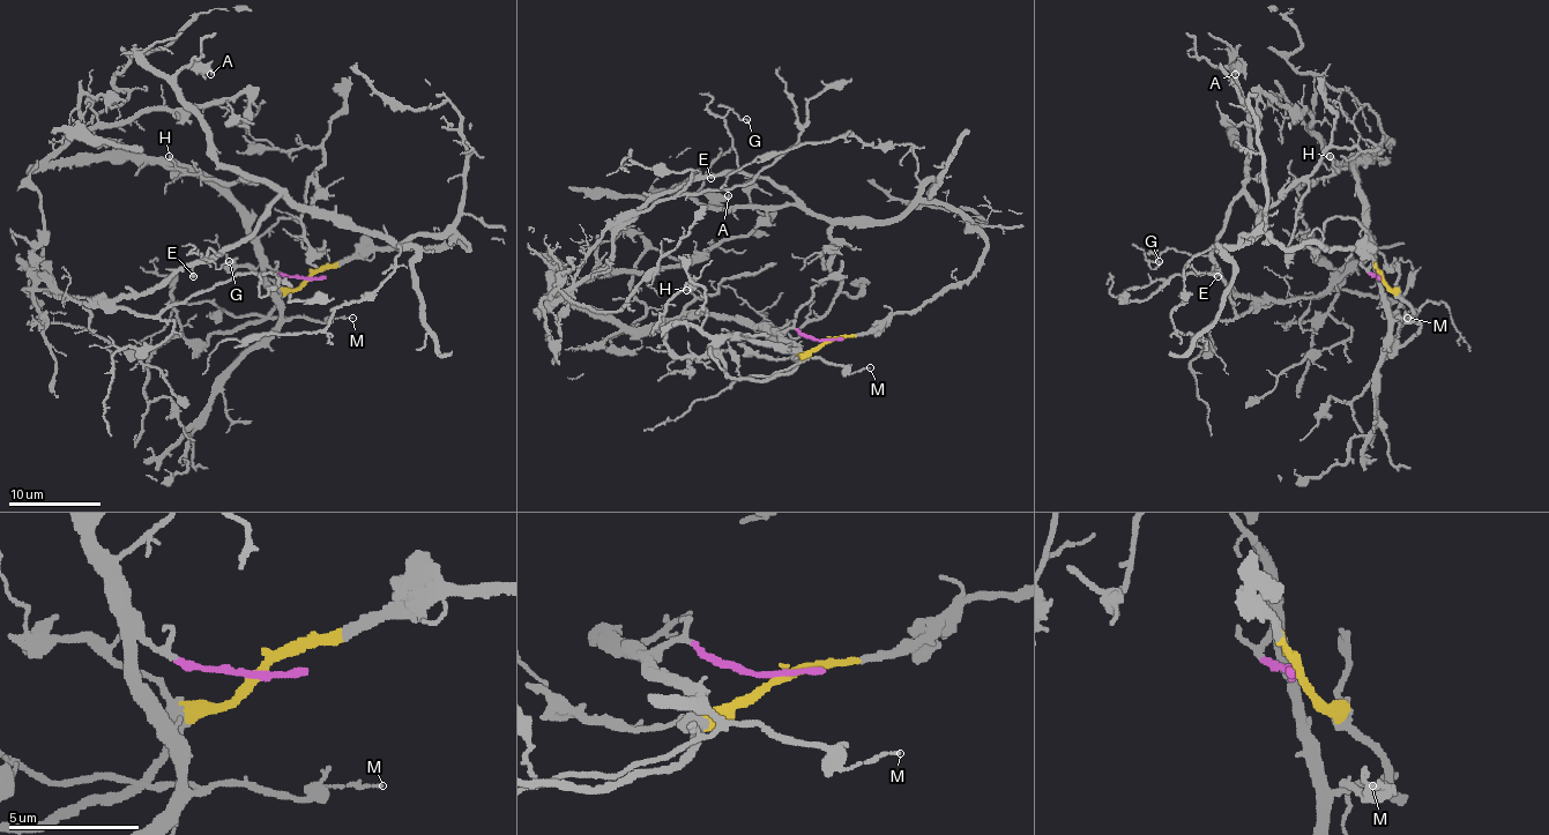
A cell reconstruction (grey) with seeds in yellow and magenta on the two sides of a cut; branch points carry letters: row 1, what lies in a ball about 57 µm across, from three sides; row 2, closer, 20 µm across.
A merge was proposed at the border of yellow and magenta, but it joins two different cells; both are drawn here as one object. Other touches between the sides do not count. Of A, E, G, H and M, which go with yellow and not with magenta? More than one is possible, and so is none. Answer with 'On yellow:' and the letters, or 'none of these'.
On yellow: A, E, G

